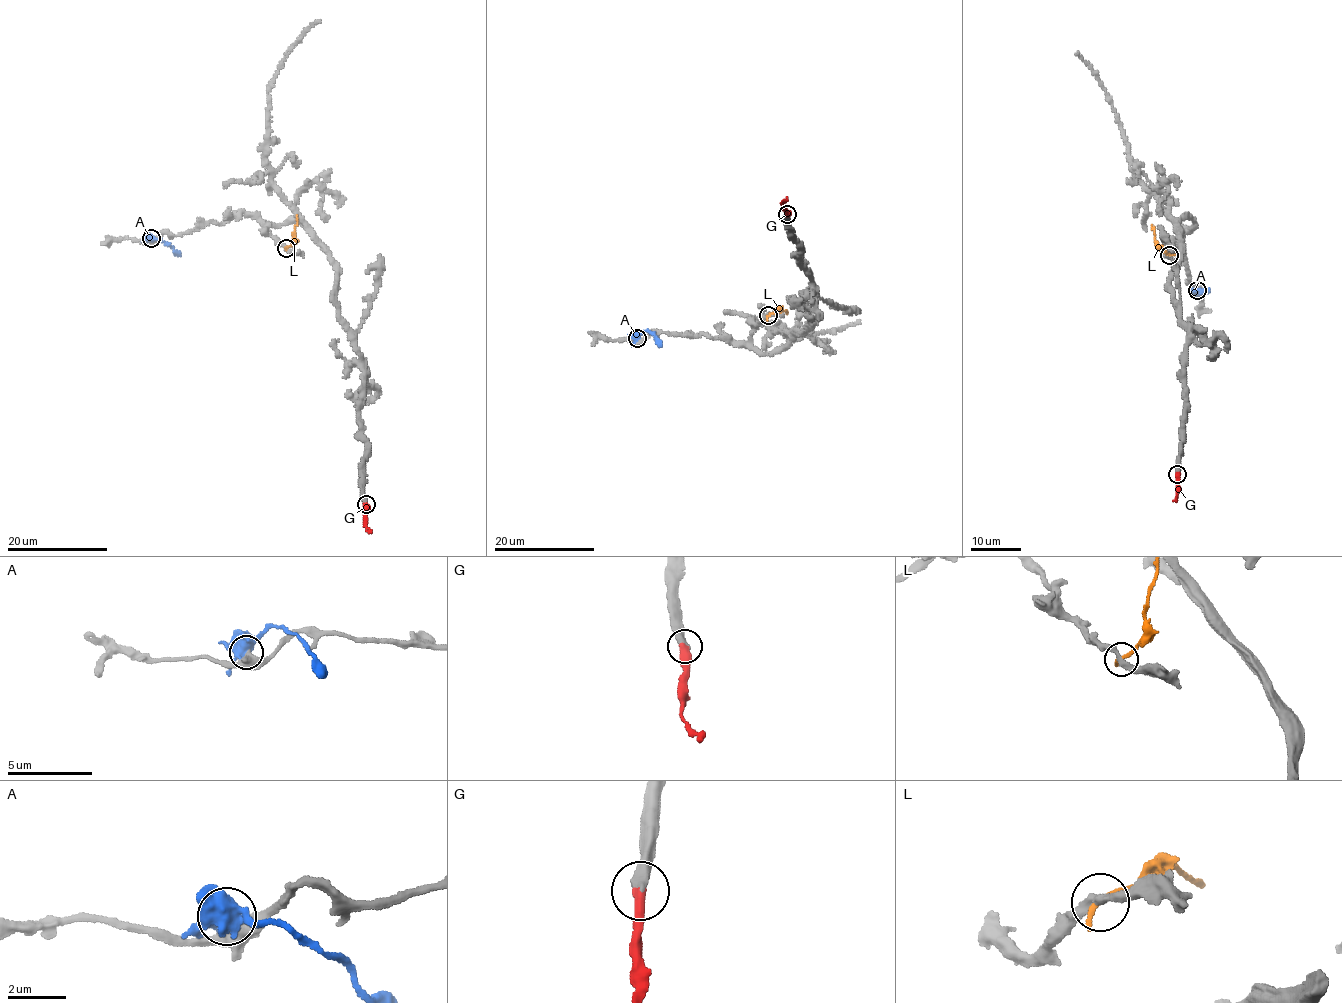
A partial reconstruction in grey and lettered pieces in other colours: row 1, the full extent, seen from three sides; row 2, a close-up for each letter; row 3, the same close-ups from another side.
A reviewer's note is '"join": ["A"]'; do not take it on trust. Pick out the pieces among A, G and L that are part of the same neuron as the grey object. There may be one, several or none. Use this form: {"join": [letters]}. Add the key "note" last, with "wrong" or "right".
{"join": ["G"], "note": "wrong"}

